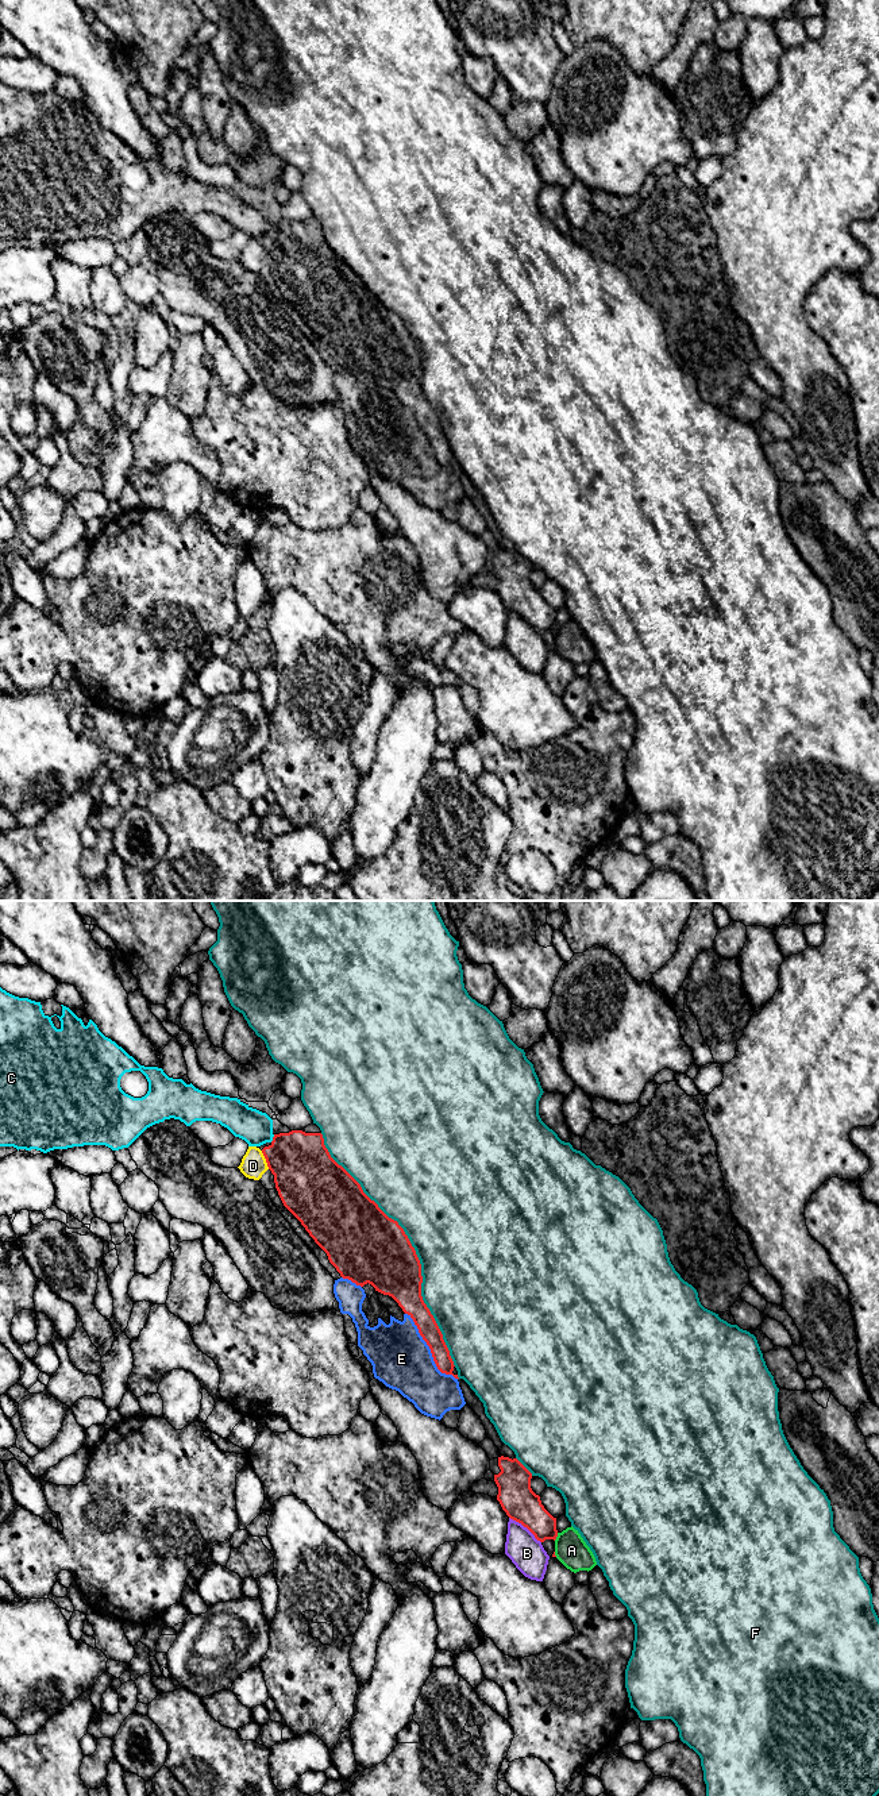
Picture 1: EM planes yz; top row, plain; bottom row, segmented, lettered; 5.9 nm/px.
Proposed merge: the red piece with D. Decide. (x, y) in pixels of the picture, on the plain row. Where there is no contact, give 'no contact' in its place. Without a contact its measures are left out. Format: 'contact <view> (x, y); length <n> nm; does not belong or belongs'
contact yz (266, 253); length 120 nm; does not belong

